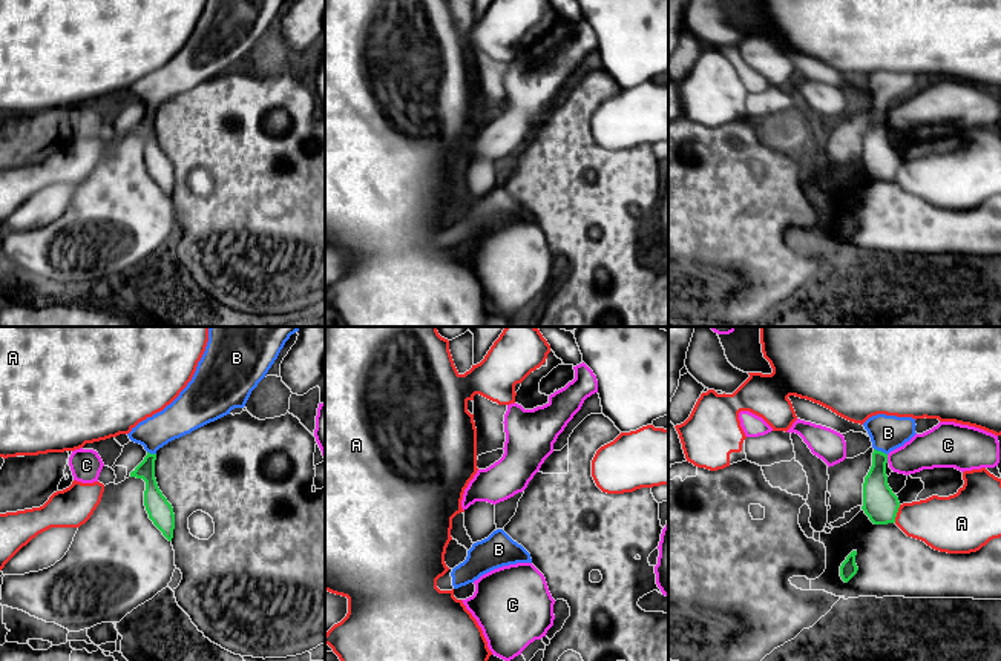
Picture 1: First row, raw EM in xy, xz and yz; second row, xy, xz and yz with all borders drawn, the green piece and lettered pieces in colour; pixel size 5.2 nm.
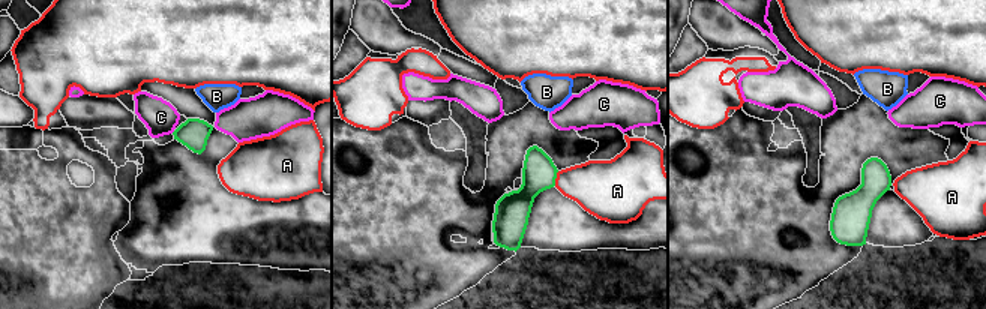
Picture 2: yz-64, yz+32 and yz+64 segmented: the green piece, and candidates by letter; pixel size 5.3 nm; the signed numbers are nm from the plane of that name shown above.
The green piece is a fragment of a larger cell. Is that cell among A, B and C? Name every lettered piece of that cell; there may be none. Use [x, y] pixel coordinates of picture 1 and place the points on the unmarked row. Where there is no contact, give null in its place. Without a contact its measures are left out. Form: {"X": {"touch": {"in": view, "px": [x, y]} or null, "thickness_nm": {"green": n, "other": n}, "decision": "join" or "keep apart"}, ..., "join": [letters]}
{"A": {"touch": {"in": "yz", "px": [895, 171]}, "thickness_nm": {"green": 180, "other": 280}, "decision": "keep apart"}, "B": {"touch": {"in": "yz", "px": [880, 108]}, "thickness_nm": {"green": 160, "other": 190}, "decision": "join"}, "C": {"touch": {"in": "yz", "px": [886, 115]}, "thickness_nm": {"green": 180, "other": 190}, "decision": "keep apart"}, "join": ["B"]}

